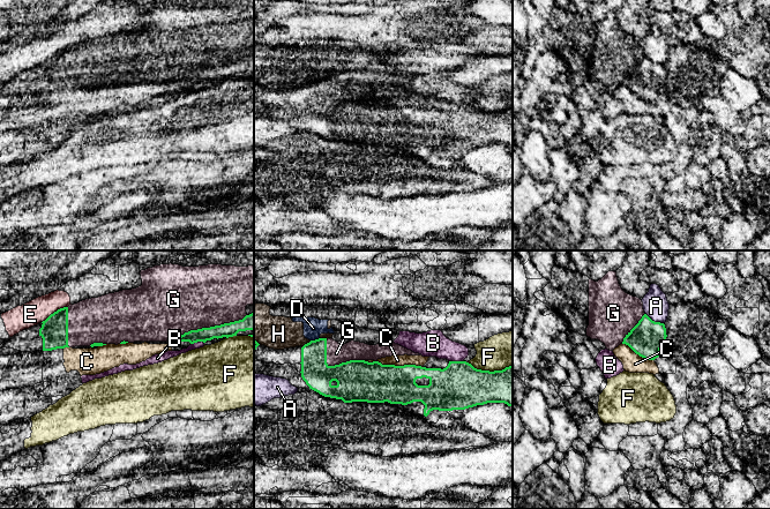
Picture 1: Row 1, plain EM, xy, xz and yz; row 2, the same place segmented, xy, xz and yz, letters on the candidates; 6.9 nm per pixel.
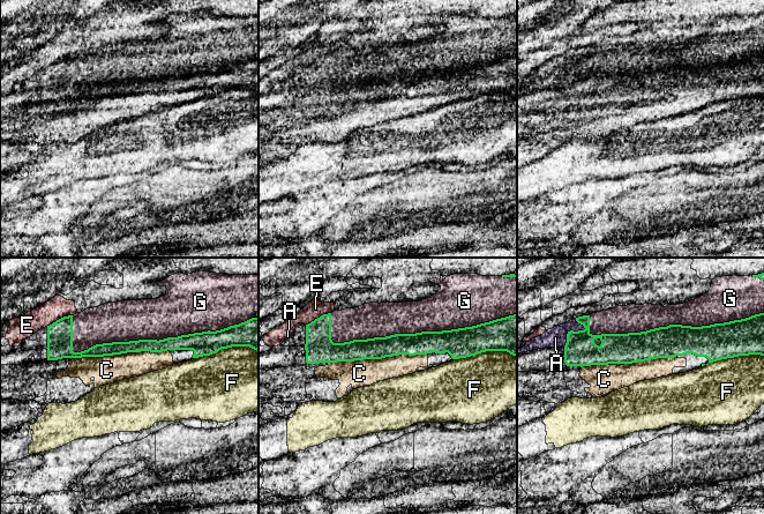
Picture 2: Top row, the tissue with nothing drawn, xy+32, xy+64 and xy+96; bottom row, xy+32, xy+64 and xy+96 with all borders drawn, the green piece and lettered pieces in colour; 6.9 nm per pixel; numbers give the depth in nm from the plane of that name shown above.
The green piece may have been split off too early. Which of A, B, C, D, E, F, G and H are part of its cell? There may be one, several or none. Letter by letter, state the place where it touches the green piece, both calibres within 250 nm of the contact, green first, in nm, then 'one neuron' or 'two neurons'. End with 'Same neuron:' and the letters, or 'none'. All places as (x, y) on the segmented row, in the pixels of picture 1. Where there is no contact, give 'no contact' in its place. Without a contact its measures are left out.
A: meets green in yz at (653, 321); 240 nm thick on the green side, 180 nm on the other; two neurons
B: meets green in xy at (196, 342); 100 nm thick on the green side, 60 nm on the other; two neurons
C: meets green in xz at (398, 366); 280 nm thick on the green side, 80 nm on the other; one neuron
D: meets green in xz at (315, 339); 200 nm thick on the green side, 140 nm on the other; two neurons
E: meets green in xy at (54, 312); 190 nm thick on the green side, 170 nm on the other; two neurons
F: meets green in xz at (488, 371); 320 nm thick on the green side, 240 nm on the other; two neurons
G: meets green in xy at (206, 328); 100 nm thick on the green side, 440 nm on the other; two neurons
H: meets green in xz at (307, 343); 200 nm thick on the green side, 240 nm on the other; two neurons
Same neuron: C

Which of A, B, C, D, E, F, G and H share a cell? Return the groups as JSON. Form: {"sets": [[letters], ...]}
{"sets": [["A"], ["B"], ["C"], ["D", "H"], ["E"], ["F"], ["G"]]}

